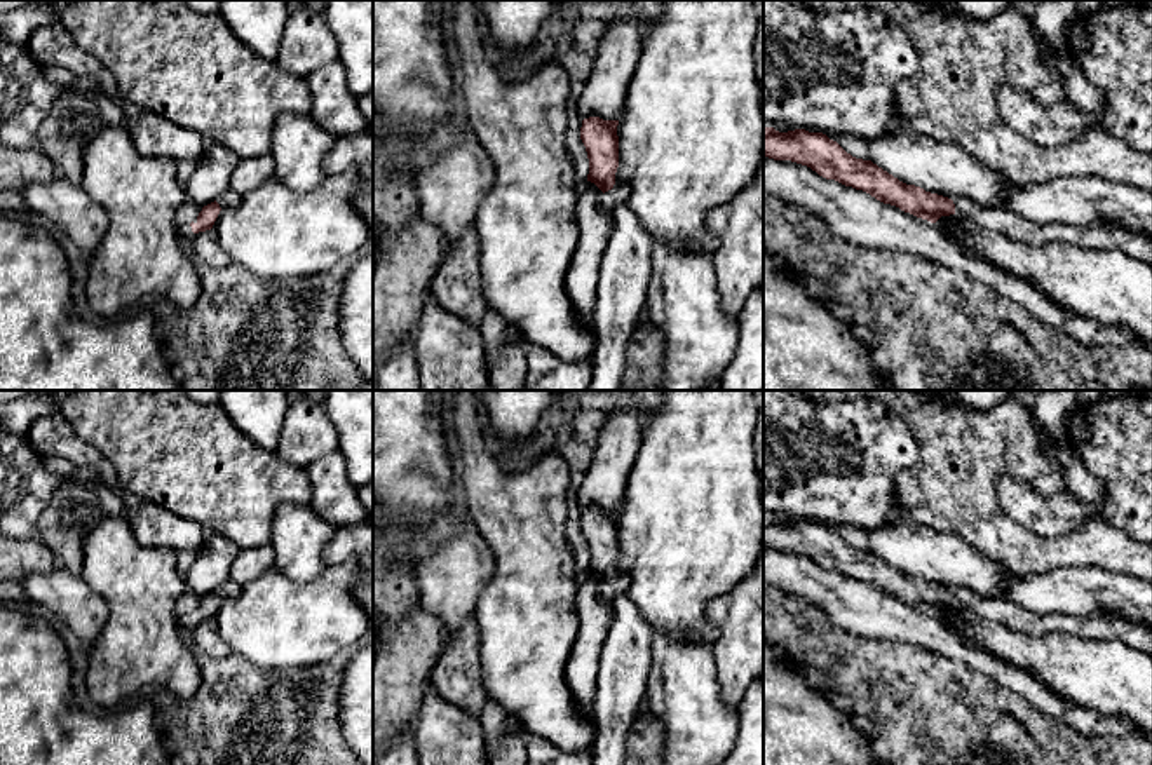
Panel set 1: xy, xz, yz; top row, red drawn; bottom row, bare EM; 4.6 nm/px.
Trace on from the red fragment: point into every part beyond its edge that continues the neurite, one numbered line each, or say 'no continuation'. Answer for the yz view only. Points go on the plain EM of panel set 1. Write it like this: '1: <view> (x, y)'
1: yz (1137, 635)

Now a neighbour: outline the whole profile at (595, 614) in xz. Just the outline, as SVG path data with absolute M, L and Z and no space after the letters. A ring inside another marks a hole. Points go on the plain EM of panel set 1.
M591 572L589 579L577 586L579 633L565 667L572 699L586 716L593 713L598 664L613 620L613 603L603 598L601 586L603 582Z

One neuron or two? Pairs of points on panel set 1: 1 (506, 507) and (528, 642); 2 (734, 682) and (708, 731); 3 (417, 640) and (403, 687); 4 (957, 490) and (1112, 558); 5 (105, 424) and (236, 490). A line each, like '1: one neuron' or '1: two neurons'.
1: one neuron
2: two neurons
3: one neuron
4: one neuron
5: one neuron

